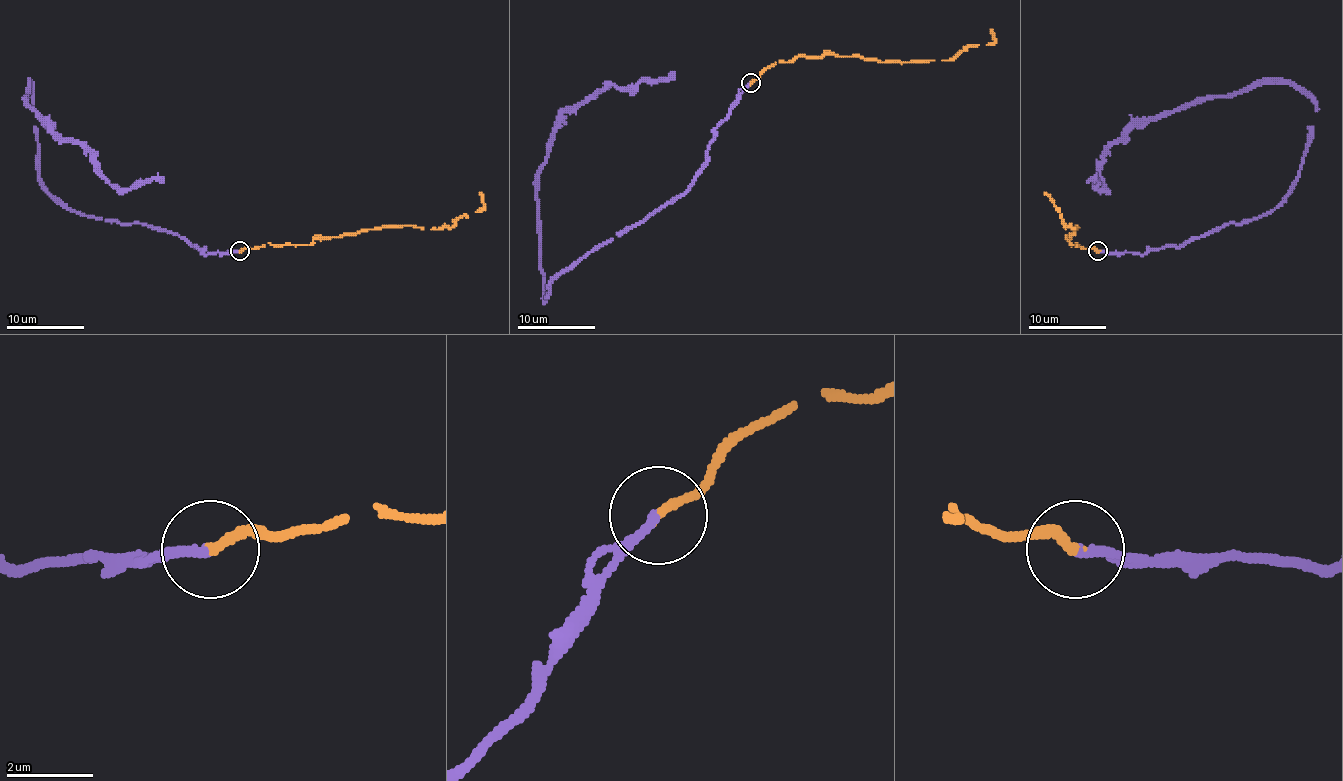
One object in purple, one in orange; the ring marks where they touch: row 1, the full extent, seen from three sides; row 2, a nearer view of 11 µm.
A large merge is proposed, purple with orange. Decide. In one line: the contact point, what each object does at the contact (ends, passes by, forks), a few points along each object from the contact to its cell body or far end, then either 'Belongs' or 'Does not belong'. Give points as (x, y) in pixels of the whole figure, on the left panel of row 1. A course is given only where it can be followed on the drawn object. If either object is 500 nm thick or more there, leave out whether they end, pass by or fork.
Place: (239, 251). At the ring purple ends. At the ring orange ends. Course of purple: (239, 250), (204, 254), (173, 233), (69, 210), (39, 177), (28, 84), (26, 101), (111, 184), (163, 181). Course of orange: (239, 250), (309, 244), (315, 237), (382, 227), (442, 229), (479, 210), (479, 192). Belongs

